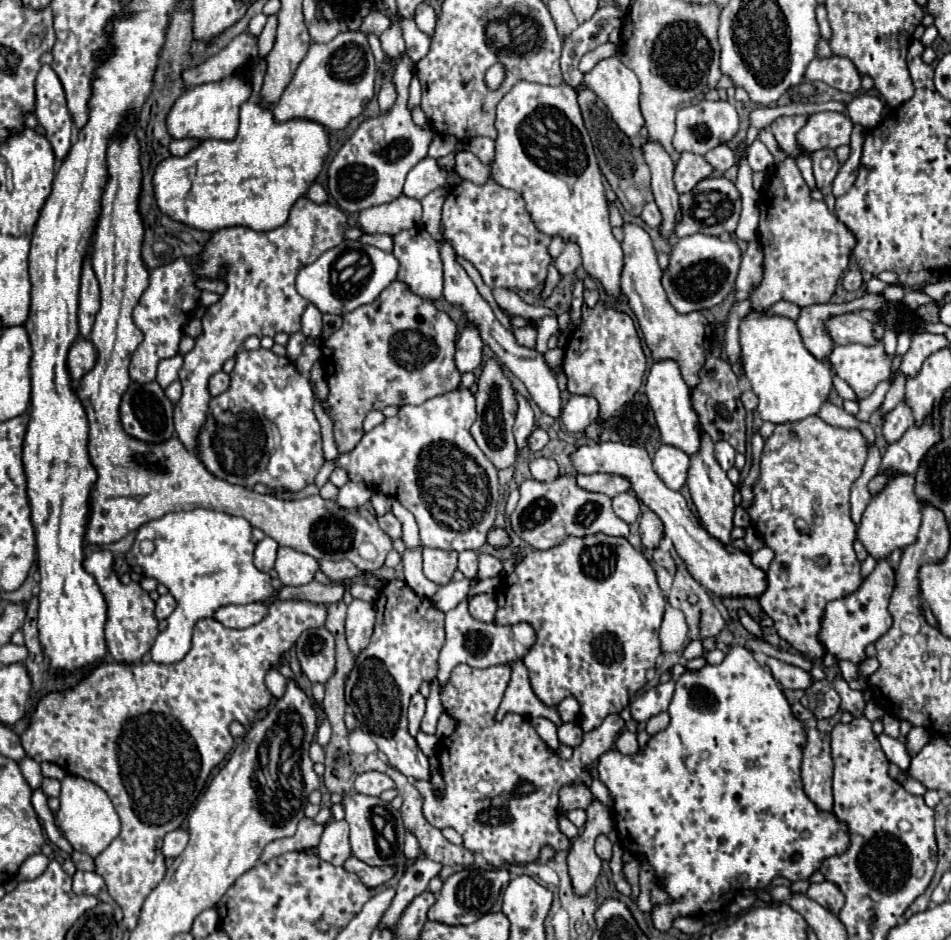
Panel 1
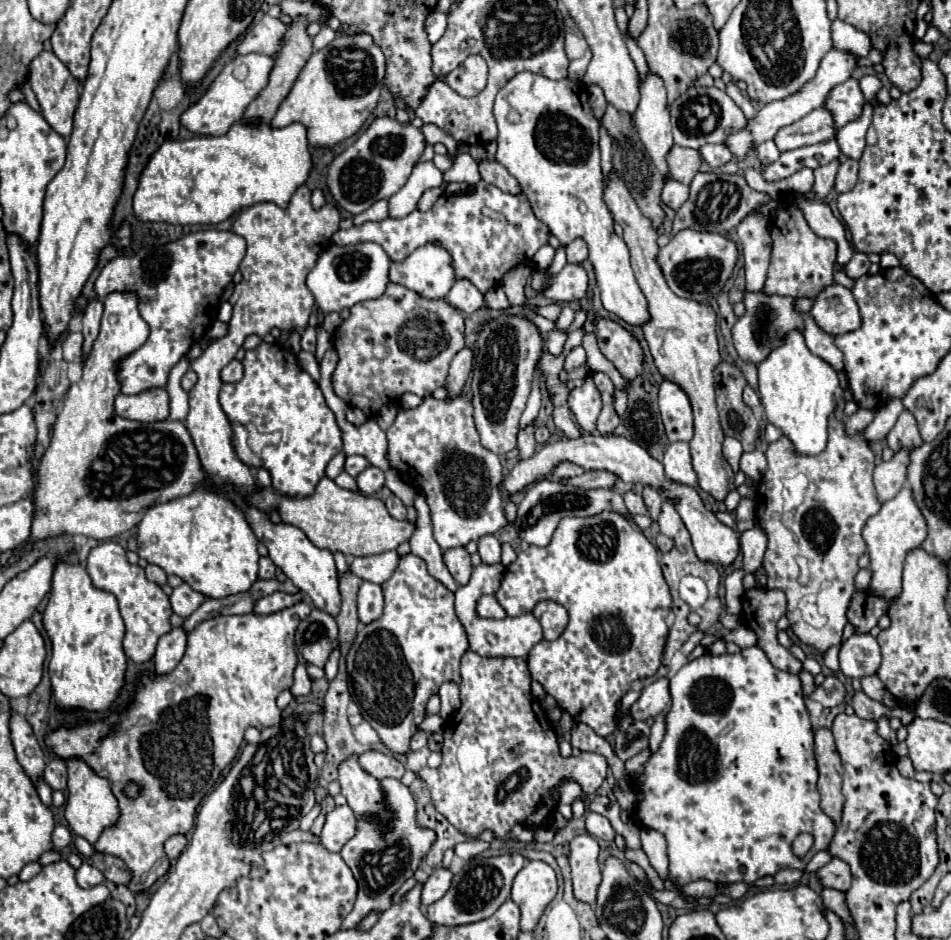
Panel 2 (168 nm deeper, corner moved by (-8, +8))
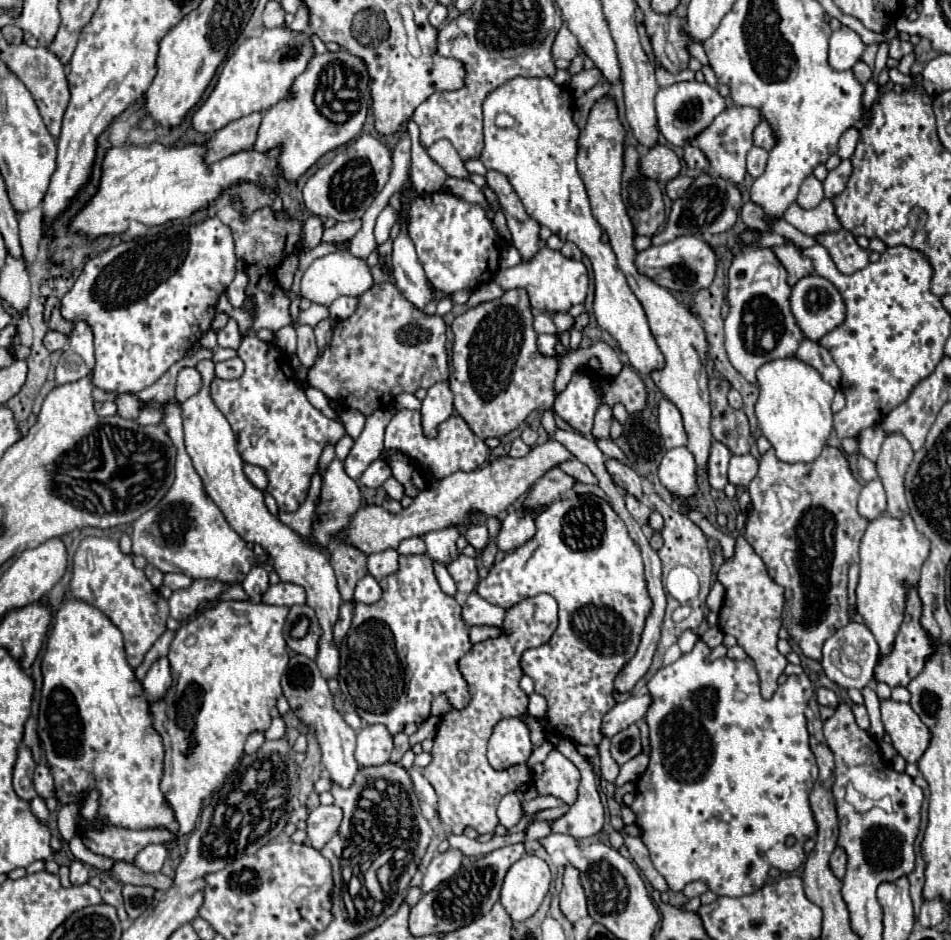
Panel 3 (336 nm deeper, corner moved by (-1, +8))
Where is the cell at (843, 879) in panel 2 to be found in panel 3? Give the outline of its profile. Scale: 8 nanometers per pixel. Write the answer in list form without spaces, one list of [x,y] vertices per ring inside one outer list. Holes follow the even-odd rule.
[[[835,848],[835,852],[831,854],[831,860],[829,860],[829,866],[831,866],[831,872],[833,872],[839,880],[843,880],[843,876],[845,876],[845,864],[847,864],[845,852],[843,852],[841,848]]]

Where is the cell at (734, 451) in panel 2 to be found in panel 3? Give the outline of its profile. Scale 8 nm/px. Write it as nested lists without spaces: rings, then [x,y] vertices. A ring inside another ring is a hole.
[[[713,442],[709,456],[709,484],[715,490],[723,490],[727,486],[727,466],[731,460],[731,452],[725,444]]]

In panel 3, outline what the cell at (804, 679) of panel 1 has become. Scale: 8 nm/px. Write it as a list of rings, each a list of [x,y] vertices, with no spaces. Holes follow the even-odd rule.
[[[743,536],[737,538],[735,556],[725,560],[717,578],[725,586],[725,602],[719,612],[719,628],[727,634],[733,634],[747,656],[753,658],[761,678],[761,694],[769,698],[777,690],[777,678],[787,666],[787,658],[777,650],[777,632],[781,628],[783,612],[783,588],[769,578],[763,560],[755,554]]]

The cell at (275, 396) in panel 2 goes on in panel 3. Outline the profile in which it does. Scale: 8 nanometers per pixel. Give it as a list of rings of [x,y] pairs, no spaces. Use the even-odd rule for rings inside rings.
[[[251,334],[243,338],[237,354],[245,362],[243,376],[239,380],[215,378],[211,396],[239,438],[237,446],[243,461],[265,470],[269,478],[267,492],[277,500],[281,512],[295,512],[307,498],[323,448],[327,444],[337,444],[337,440],[345,436],[345,428],[339,420],[327,418],[321,410],[311,406],[305,398],[305,390],[295,380],[287,352]],[[247,424],[249,434],[267,428],[267,432],[259,436],[255,448],[245,443]]]

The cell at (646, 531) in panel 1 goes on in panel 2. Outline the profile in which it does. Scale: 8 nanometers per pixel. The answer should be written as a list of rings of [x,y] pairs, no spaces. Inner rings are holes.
[[[642,486],[640,494],[642,494],[642,498],[644,498],[646,506],[648,506],[648,514],[654,520],[658,520],[658,514],[662,510],[662,496],[660,496],[660,492],[656,488],[652,488],[652,486]]]

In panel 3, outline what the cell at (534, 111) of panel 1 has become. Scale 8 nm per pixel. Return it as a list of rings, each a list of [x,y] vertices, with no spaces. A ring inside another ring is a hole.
[[[513,78],[493,90],[483,102],[485,148],[481,162],[489,170],[505,174],[519,194],[527,214],[541,226],[547,226],[561,242],[575,242],[591,260],[595,274],[593,314],[597,324],[605,328],[627,354],[631,366],[639,374],[663,368],[665,358],[649,330],[641,302],[627,286],[625,274],[617,268],[617,256],[609,244],[601,240],[601,226],[591,214],[589,198],[577,170],[579,128],[573,122],[573,96],[565,86],[557,86],[551,78]],[[509,112],[517,124],[513,128],[497,128],[495,116]]]

